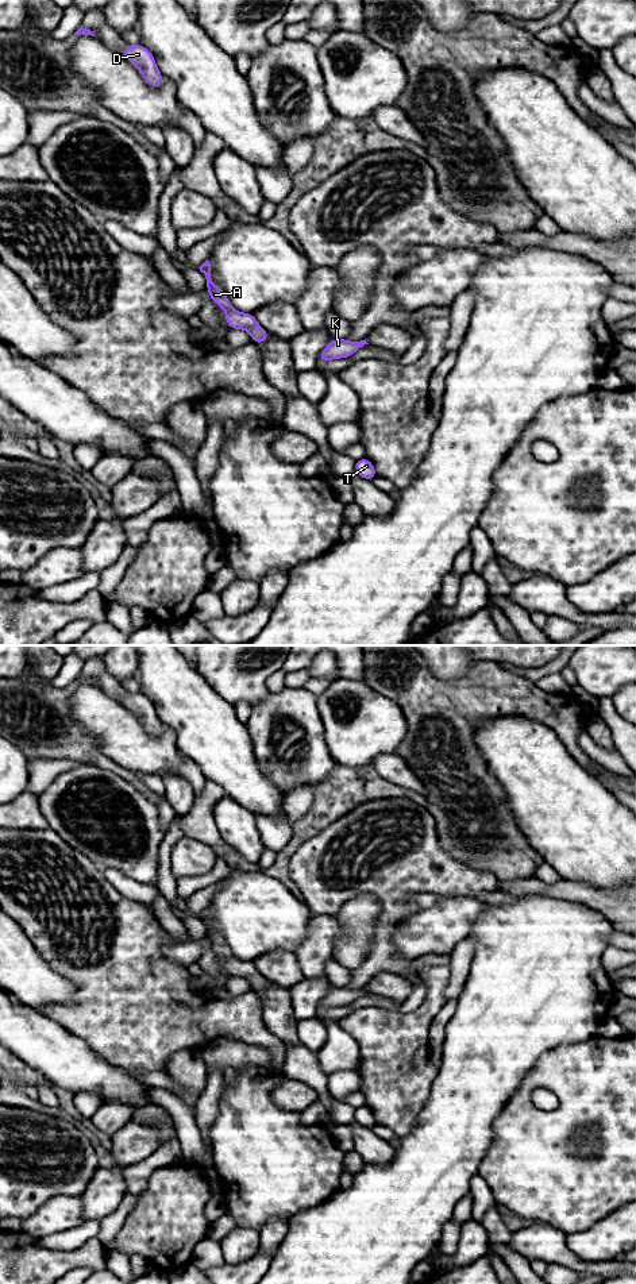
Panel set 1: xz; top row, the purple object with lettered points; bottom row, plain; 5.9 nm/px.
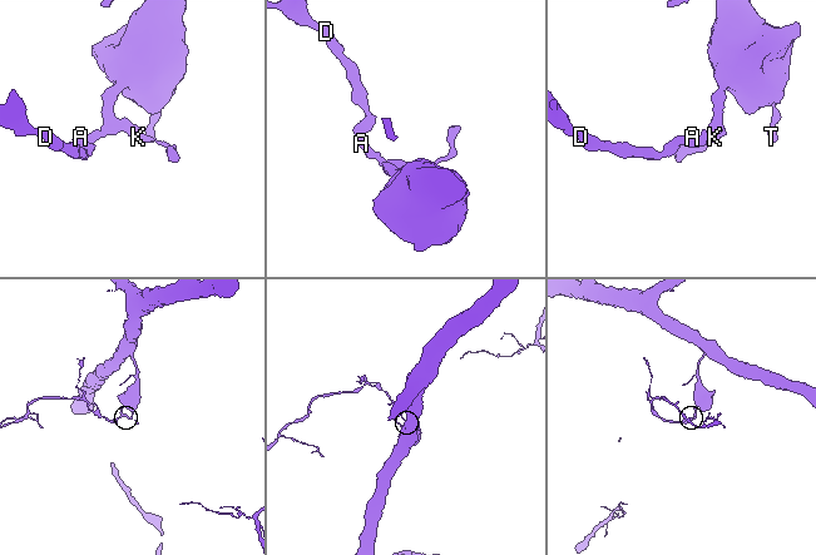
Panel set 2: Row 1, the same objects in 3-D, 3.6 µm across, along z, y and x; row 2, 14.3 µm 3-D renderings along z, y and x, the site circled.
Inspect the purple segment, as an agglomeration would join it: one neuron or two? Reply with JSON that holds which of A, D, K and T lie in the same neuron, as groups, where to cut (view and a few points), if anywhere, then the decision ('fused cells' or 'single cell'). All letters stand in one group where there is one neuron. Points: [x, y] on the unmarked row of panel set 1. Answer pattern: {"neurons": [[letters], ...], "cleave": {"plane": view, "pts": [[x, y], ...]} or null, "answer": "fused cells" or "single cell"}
{"neurons": [["A", "D", "K", "T"]], "cleave": null, "answer": "single cell"}

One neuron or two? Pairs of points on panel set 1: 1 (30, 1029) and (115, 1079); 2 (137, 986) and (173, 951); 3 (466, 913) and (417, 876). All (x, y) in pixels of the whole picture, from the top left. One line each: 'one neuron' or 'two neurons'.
1: one neuron
2: two neurons
3: two neurons

